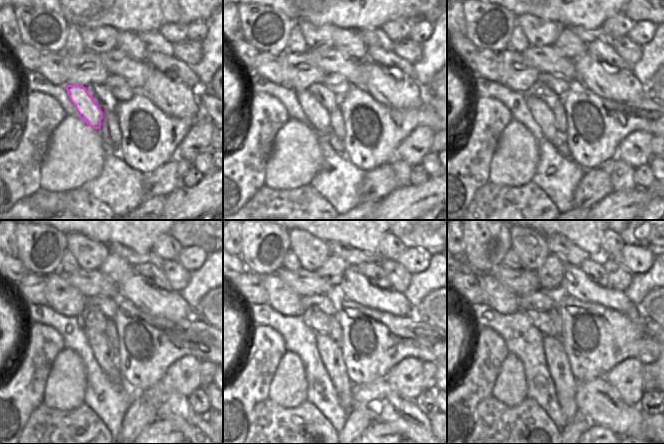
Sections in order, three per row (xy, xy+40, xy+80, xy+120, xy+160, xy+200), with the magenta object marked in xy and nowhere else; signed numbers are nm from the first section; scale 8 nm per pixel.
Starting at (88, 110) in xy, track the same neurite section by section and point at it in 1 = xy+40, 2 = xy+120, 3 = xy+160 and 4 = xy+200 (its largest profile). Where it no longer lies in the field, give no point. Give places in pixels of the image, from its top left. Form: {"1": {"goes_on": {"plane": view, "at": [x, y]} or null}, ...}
{"1": {"goes_on": {"plane": "xy+40", "at": [318, 116]}}, "2": {"goes_on": {"plane": "xy+120", "at": [105, 357]}}, "3": {"goes_on": {"plane": "xy+160", "at": [330, 352]}}, "4": {"goes_on": {"plane": "xy+200", "at": [558, 365]}}}

